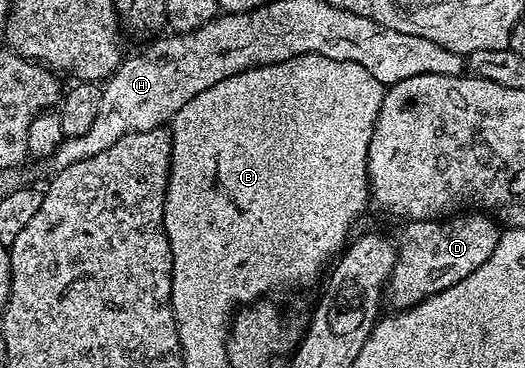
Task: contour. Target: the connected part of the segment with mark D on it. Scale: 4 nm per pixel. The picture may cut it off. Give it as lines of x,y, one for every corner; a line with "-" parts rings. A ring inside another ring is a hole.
470,212
442,221
407,221
405,226
400,257
388,282
389,293
394,293
396,301
406,302
402,304
422,302
460,284
460,280
476,272
480,264
490,259
500,237
499,223
482,212

